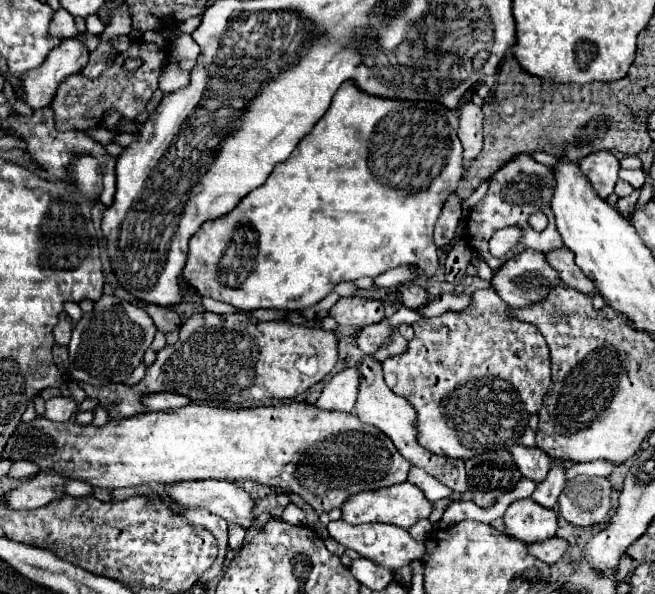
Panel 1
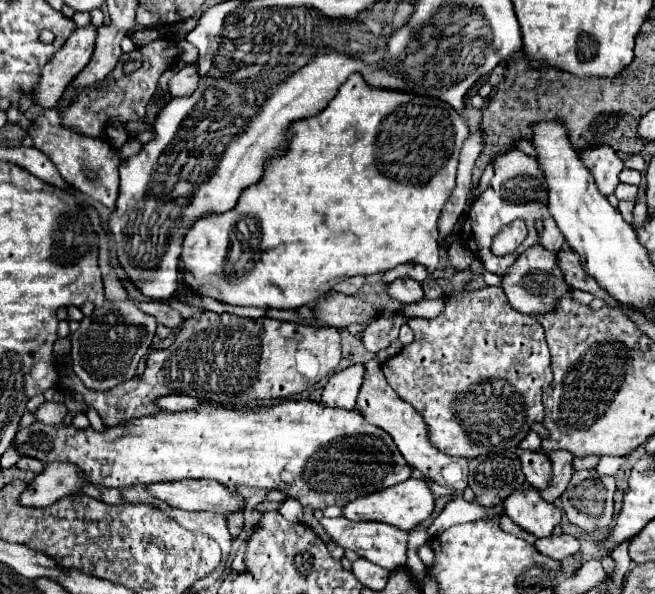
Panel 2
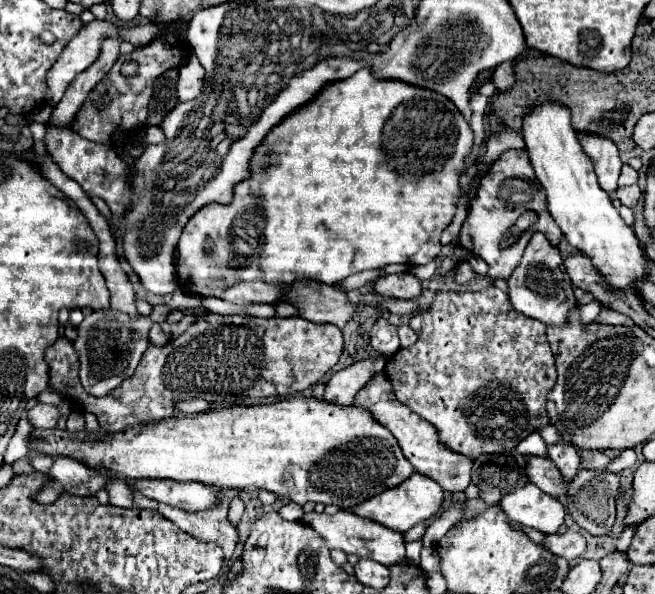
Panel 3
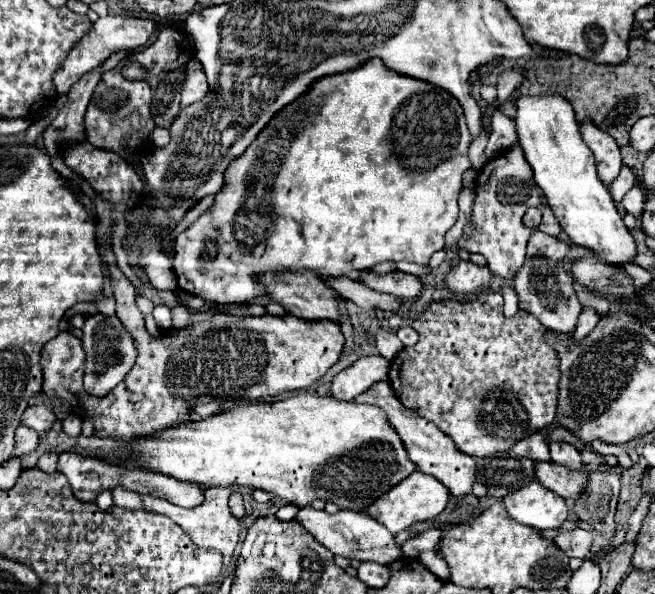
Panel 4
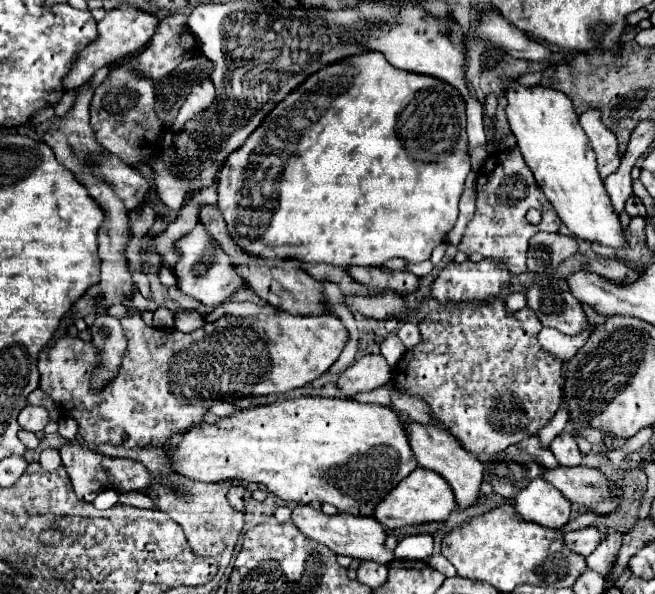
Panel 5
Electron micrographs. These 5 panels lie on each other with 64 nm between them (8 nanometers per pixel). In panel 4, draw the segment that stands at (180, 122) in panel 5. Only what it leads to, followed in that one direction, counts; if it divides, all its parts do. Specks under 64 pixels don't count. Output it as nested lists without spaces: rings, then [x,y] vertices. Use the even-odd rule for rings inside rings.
[[[192,60],[186,68],[186,82],[182,88],[182,108],[188,108],[188,104],[200,102],[204,100],[204,96],[208,96],[208,80],[202,72],[202,68],[196,64],[196,60]]]

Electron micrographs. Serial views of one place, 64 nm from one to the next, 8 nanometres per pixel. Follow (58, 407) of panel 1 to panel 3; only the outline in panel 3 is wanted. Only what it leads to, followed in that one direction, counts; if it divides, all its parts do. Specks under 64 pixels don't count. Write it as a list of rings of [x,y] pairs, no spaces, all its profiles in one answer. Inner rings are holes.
[[[38,402],[34,408],[28,410],[28,422],[32,424],[32,428],[54,428],[58,418],[58,408],[52,404]]]

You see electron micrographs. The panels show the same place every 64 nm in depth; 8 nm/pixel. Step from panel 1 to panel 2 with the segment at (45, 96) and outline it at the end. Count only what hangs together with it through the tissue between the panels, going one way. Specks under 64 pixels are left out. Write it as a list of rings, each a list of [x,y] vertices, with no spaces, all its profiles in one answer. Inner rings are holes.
[[[96,26],[76,28],[66,44],[52,56],[50,64],[42,70],[38,88],[34,90],[34,100],[42,108],[56,108],[64,88],[72,78],[90,62],[96,46]]]

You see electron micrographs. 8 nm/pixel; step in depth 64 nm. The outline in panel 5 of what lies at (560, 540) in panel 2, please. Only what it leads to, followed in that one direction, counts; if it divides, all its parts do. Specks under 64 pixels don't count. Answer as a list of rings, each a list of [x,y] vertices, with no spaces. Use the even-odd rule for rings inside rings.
[[[586,526],[586,528],[580,528],[580,530],[568,532],[568,536],[564,536],[564,538],[566,538],[566,544],[574,552],[578,552],[582,556],[590,556],[596,550],[596,546],[602,542],[604,534],[594,526]]]

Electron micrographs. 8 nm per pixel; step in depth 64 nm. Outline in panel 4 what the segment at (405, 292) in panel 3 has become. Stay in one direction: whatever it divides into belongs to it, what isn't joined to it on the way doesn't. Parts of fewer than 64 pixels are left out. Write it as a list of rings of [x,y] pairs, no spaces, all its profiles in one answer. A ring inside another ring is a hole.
[[[364,270],[364,272],[360,272],[360,282],[376,292],[386,292],[400,300],[406,300],[406,298],[412,300],[422,290],[420,278],[406,274],[406,272],[398,272],[398,270],[388,272],[388,274],[376,274],[372,270]]]

